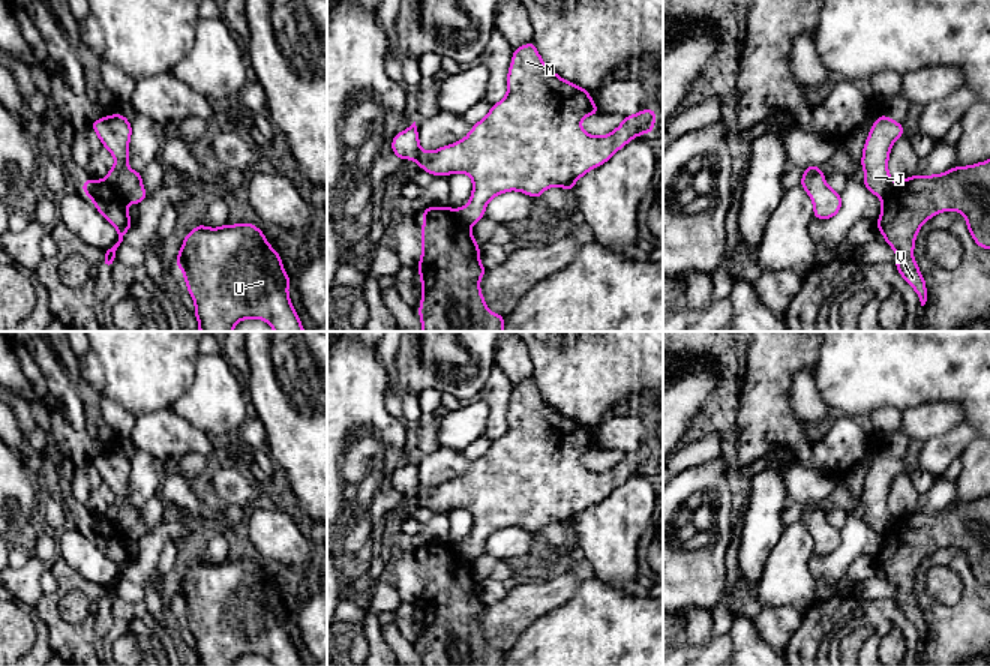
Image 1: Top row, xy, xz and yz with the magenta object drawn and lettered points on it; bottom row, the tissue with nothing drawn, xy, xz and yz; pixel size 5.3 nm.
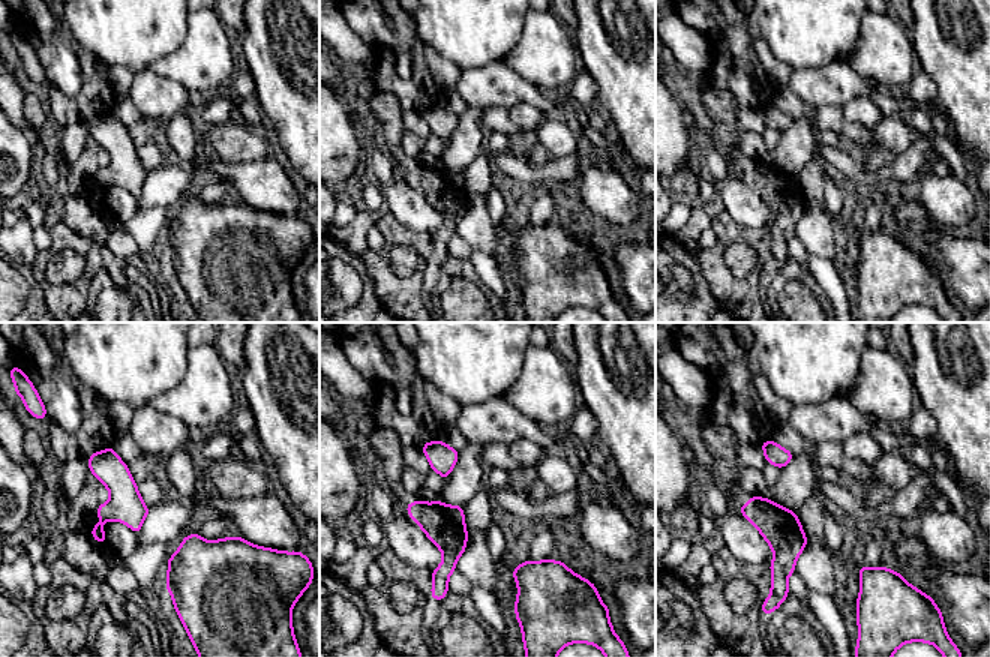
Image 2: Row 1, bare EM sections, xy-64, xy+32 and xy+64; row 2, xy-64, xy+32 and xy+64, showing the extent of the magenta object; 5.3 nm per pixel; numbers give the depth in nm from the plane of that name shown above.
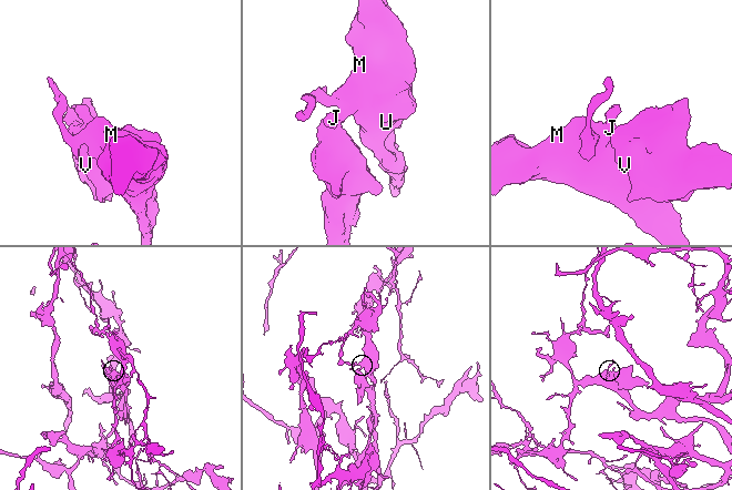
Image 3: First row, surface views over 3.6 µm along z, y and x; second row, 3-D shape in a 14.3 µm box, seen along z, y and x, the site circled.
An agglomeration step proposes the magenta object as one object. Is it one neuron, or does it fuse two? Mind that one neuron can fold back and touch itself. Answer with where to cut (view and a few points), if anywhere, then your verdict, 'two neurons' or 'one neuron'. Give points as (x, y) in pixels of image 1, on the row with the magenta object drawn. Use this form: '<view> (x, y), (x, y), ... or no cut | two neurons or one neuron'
xy (105, 179), (129, 201) | two neurons

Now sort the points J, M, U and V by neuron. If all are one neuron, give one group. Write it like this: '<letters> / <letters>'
J M U / V

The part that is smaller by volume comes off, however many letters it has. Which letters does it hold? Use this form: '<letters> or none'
V

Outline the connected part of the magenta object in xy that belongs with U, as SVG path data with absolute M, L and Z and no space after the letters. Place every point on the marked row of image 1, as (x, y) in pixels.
M226 224L220 228L198 225L186 234L176 262L184 273L186 286L195 302L200 332L232 332L238 321L248 318L262 320L274 332L304 332L290 302L290 276L282 260L254 224Z

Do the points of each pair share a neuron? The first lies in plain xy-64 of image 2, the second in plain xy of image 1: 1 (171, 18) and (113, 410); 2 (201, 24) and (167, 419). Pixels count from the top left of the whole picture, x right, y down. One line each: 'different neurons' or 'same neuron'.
1: different neurons
2: different neurons

